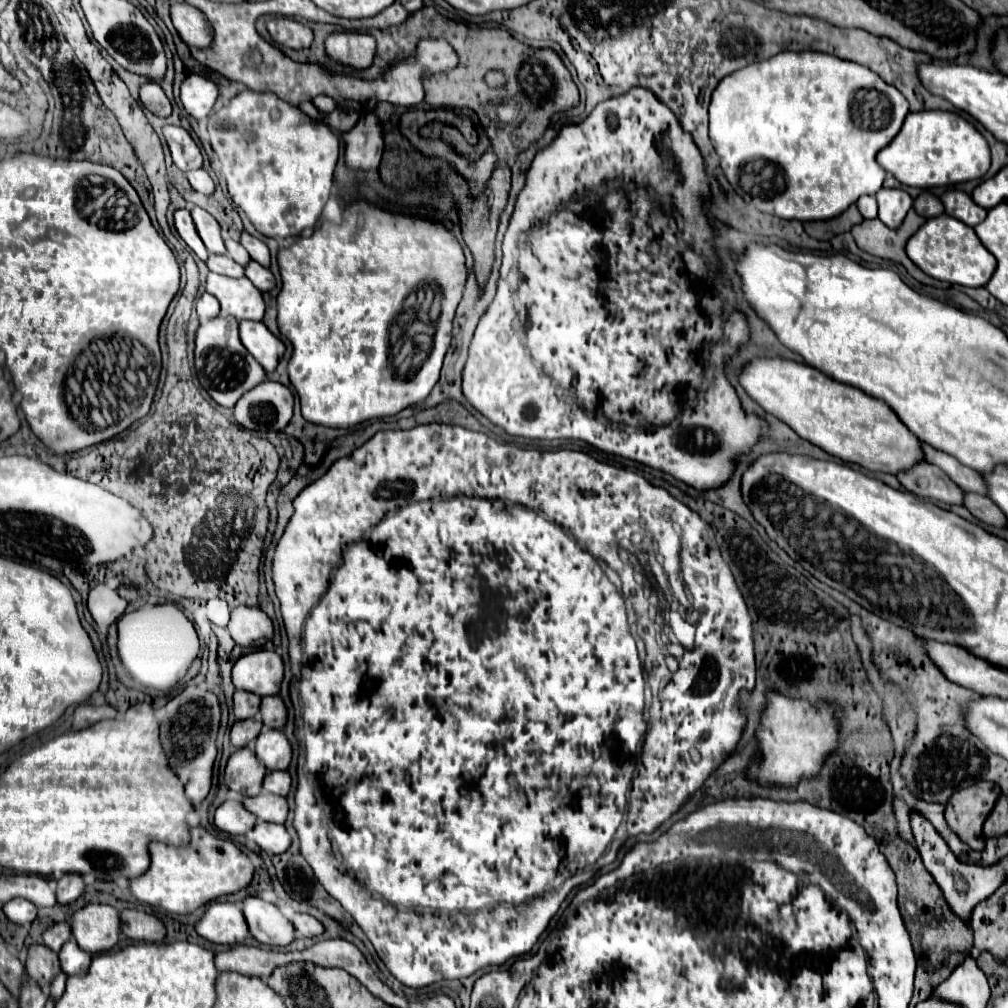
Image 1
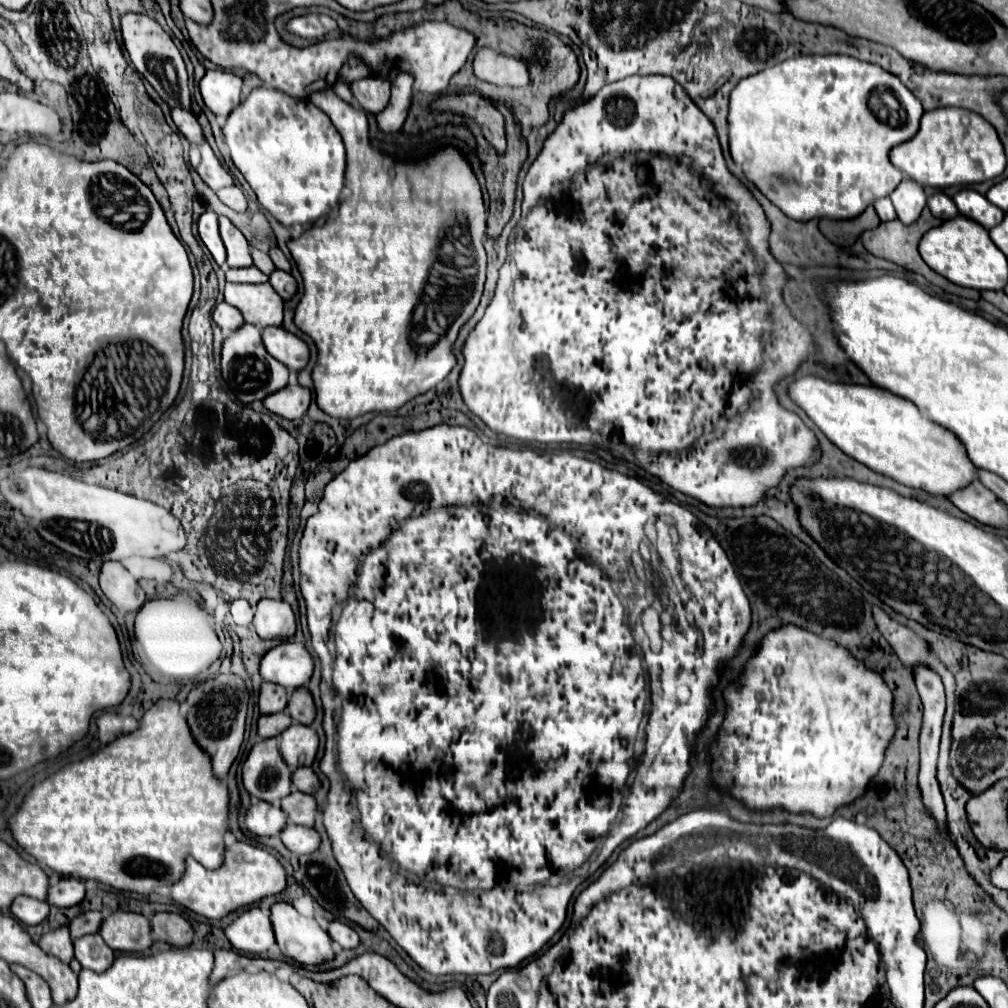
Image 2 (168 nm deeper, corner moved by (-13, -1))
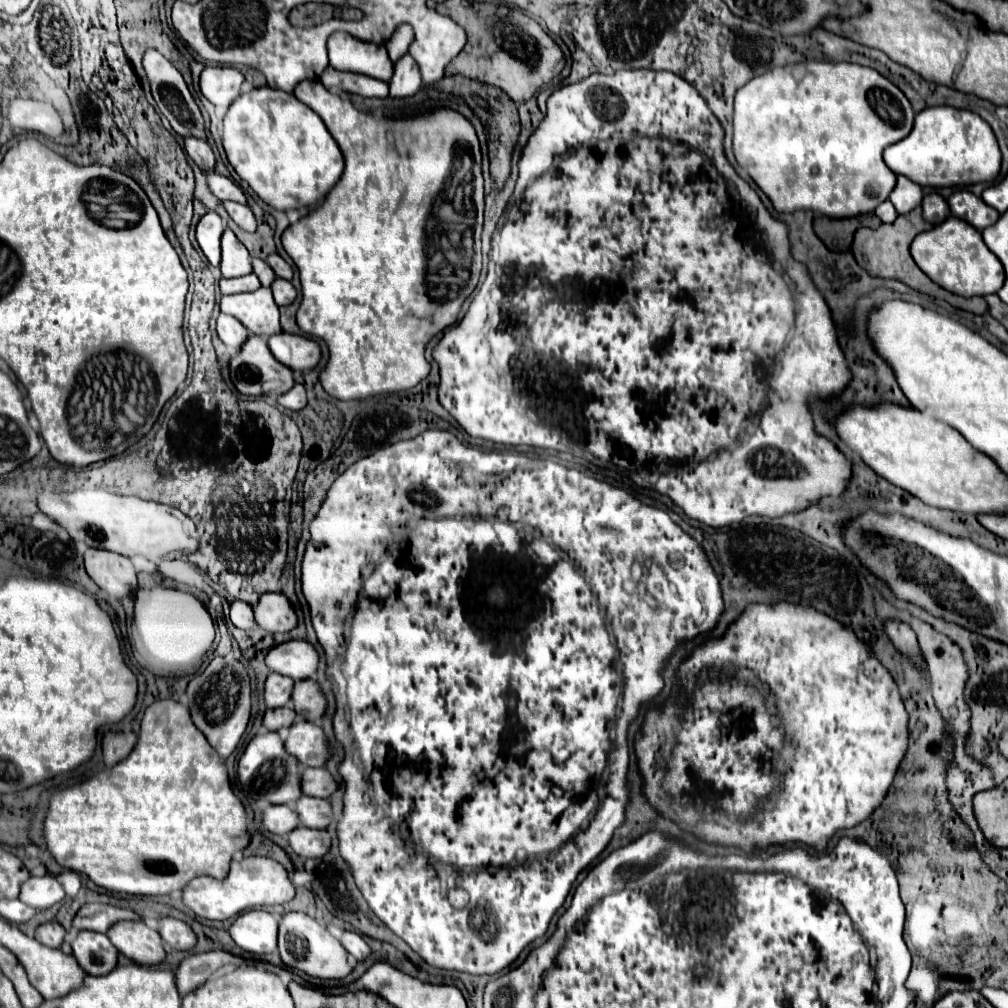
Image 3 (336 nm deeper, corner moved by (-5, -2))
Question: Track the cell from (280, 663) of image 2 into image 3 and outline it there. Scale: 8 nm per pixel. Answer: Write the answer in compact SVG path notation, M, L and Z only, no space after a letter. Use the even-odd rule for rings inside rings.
M288 640L270 650L266 664L270 672L280 672L294 680L314 678L318 670L320 654L306 640Z

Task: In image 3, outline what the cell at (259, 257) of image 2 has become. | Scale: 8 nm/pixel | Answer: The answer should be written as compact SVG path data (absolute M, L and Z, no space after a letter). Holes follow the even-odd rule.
M254 258L252 264L254 264L254 274L262 282L262 286L272 286L272 282L276 280L276 274L272 272L272 268L264 260L260 260L260 258Z

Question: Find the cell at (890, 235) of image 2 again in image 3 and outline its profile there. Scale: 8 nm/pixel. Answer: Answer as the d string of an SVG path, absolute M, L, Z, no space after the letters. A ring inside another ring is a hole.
M914 208L912 212L904 214L904 216L898 216L894 224L882 224L878 230L872 230L872 228L858 228L856 234L854 234L854 244L852 244L852 254L856 258L856 262L866 270L870 272L872 276L878 276L878 278L886 278L886 280L900 280L904 284L908 284L910 288L918 290L918 292L924 292L924 294L930 294L938 300L946 300L948 304L952 304L954 308L960 308L960 310L966 310L966 312L972 312L972 314L986 314L988 312L988 304L984 298L962 298L962 296L956 296L956 294L950 294L946 292L944 288L940 288L938 284L934 284L918 266L916 262L912 260L910 256L910 242L914 240L914 236L918 236L920 232L924 230L930 230L932 226L922 218L922 208Z

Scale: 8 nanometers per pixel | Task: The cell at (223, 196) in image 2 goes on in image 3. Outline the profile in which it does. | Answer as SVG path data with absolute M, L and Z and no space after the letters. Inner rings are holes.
M224 202L226 210L232 220L246 232L254 232L257 228L257 220L251 209L237 202Z

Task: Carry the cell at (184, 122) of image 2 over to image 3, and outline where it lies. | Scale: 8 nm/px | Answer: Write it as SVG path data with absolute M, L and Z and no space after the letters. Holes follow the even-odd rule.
M184 138L186 142L186 152L188 156L202 168L202 170L214 170L216 168L216 156L212 152L212 148L198 140L198 138Z

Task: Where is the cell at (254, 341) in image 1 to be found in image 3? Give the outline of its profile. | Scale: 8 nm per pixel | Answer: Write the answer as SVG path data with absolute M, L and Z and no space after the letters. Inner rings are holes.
M282 332L282 334L270 336L268 346L270 346L270 352L276 356L276 360L286 364L292 370L316 368L316 364L322 358L322 350L318 342L304 336Z

